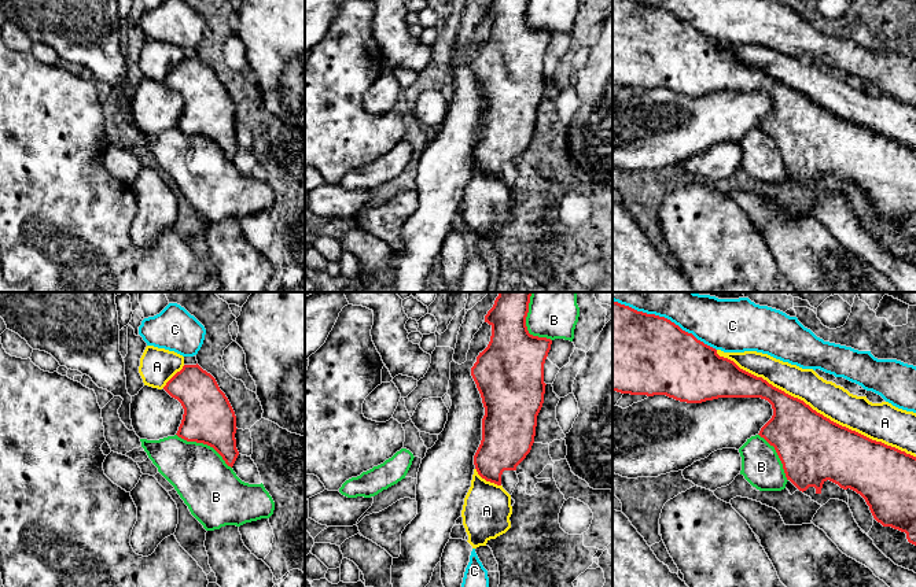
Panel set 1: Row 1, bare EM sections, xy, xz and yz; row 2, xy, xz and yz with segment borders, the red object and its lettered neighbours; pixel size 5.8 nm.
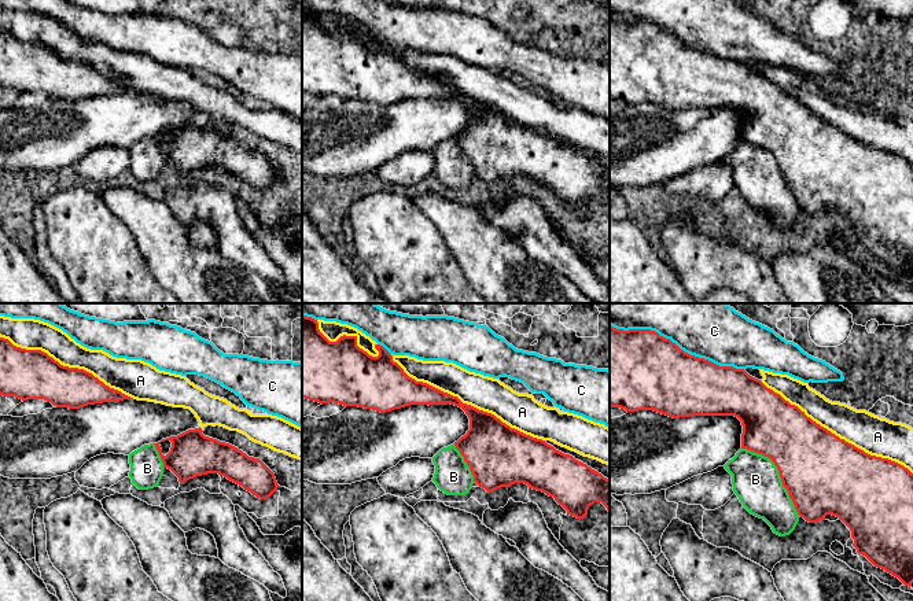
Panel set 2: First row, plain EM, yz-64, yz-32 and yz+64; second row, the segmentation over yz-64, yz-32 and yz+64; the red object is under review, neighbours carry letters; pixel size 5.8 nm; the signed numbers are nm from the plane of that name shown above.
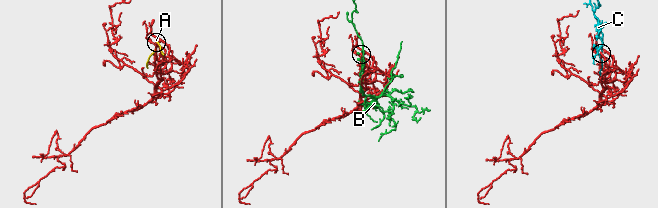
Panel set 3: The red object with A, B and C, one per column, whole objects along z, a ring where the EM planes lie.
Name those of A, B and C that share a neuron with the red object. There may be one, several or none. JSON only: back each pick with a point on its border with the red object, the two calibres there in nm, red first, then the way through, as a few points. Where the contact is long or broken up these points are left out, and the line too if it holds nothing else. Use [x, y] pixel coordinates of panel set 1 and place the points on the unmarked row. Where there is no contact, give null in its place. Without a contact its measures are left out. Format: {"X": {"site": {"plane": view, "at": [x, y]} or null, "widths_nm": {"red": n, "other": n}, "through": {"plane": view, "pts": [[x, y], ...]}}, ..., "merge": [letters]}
{"merge": []}

